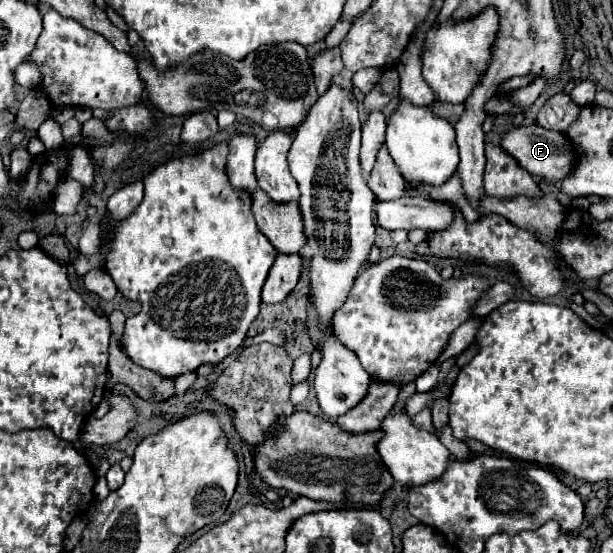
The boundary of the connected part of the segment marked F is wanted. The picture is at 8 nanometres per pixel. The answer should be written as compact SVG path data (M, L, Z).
M537 124L511 128L509 132L501 136L501 148L511 158L515 158L523 170L527 170L533 176L547 178L547 180L563 180L563 176L567 176L575 164L575 154L569 140L565 140L565 134L541 128Z

